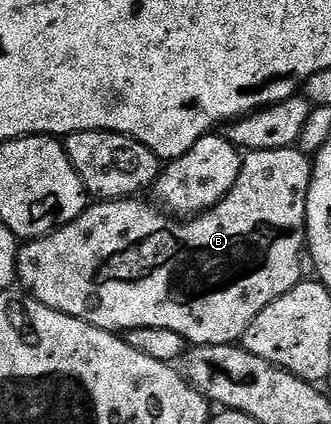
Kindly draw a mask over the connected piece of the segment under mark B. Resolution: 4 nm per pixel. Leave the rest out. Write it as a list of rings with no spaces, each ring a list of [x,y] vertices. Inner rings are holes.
[[[299,147],[275,149],[274,151],[251,151],[243,158],[240,174],[234,187],[213,209],[191,219],[177,219],[161,211],[151,200],[121,199],[119,201],[100,201],[85,208],[78,219],[66,223],[62,228],[48,233],[44,237],[33,237],[19,246],[16,255],[17,282],[36,301],[54,311],[62,311],[74,319],[82,319],[99,329],[109,329],[111,333],[123,334],[129,329],[157,329],[166,327],[166,331],[178,331],[189,346],[197,345],[234,345],[243,338],[246,327],[254,323],[262,307],[270,307],[274,299],[286,295],[300,280],[306,265],[306,230],[308,228],[308,192],[312,182],[313,158]]]

